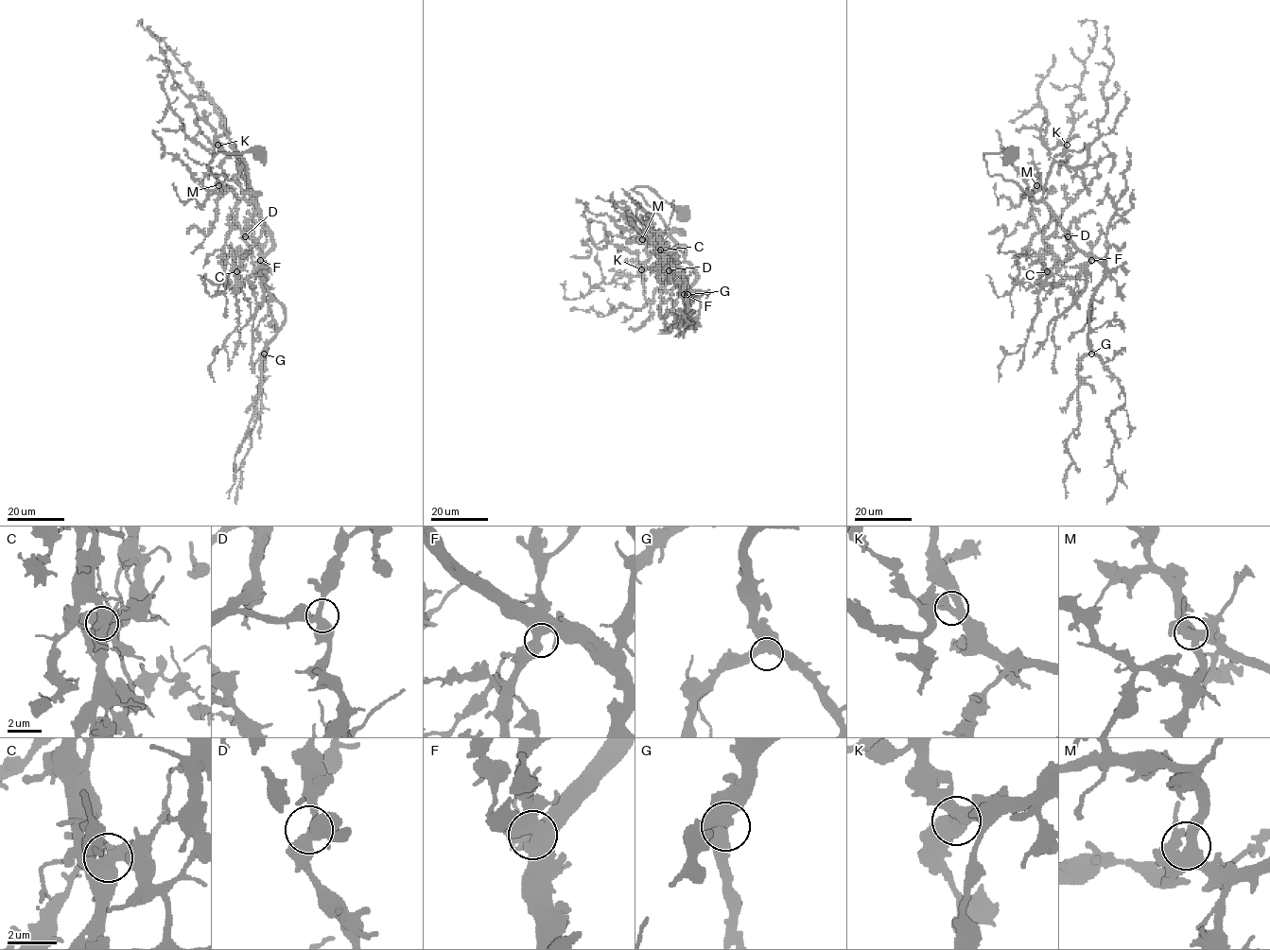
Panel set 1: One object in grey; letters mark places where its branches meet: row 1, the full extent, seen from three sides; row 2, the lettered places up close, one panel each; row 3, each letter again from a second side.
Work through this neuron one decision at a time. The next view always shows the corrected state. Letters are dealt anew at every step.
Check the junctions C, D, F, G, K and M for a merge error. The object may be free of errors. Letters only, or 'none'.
C

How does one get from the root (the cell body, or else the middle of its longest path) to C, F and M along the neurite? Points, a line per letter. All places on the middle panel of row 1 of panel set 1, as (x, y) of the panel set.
C: (685, 213), (647, 187), (632, 190), (676, 230), (668, 235), (686, 255), (682, 244), (668, 253), (660, 250)
F: (685, 213), (647, 187), (632, 190), (676, 230), (668, 235), (696, 277), (684, 294)
M: (685, 213), (686, 210), (667, 203), (647, 187), (633, 189), (669, 228), (676, 230), (649, 242), (642, 239)

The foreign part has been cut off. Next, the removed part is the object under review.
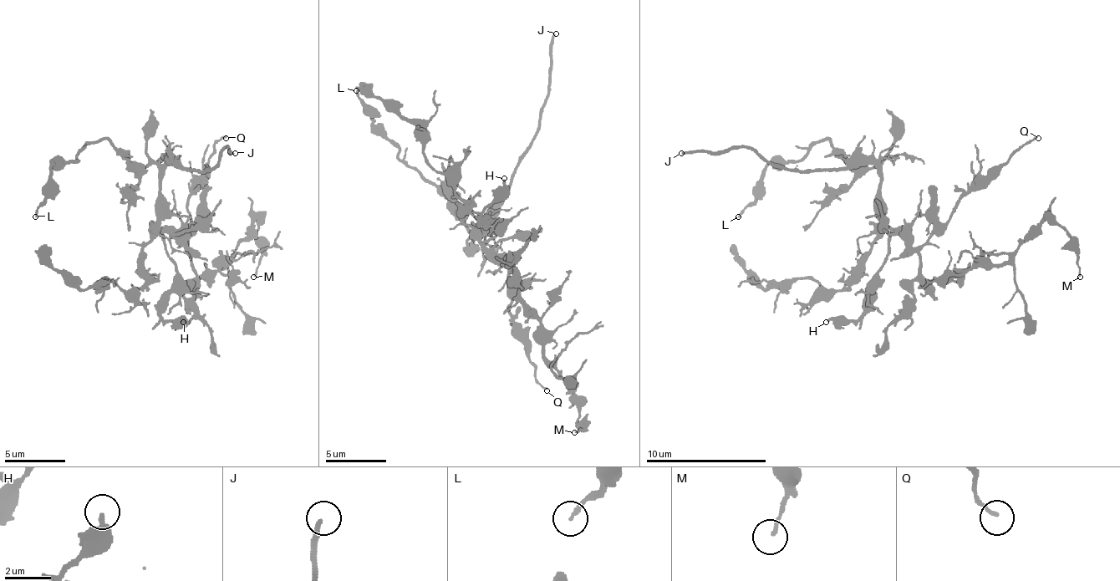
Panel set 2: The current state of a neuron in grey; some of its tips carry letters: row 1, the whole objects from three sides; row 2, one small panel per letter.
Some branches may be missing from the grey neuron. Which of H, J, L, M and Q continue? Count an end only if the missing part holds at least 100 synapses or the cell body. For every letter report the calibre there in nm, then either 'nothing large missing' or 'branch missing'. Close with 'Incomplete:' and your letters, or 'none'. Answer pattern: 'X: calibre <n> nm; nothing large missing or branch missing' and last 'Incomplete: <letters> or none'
H: calibre 320 nm; nothing large missing
J: calibre 200 nm; branch missing
L: calibre 150 nm; nothing large missing
M: calibre 110 nm; nothing large missing
Q: calibre 140 nm; nothing large missing
Incomplete: J

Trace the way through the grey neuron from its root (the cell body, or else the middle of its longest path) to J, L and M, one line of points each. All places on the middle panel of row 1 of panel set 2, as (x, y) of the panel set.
J: (486, 248), (480, 233), (492, 221), (492, 206), (504, 193), (550, 97), (556, 33)
L: (486, 248), (480, 233), (474, 233), (438, 191), (399, 157), (395, 145), (371, 118), (371, 109), (356, 90)
M: (486, 248), (516, 275), (519, 303), (541, 323), (541, 354), (577, 400), (577, 420), (582, 426), (574, 432)

